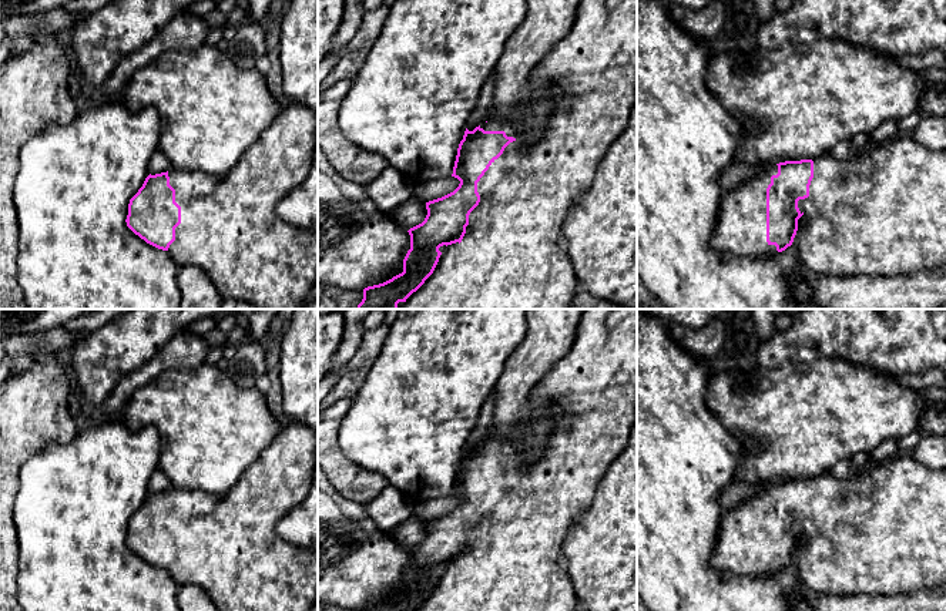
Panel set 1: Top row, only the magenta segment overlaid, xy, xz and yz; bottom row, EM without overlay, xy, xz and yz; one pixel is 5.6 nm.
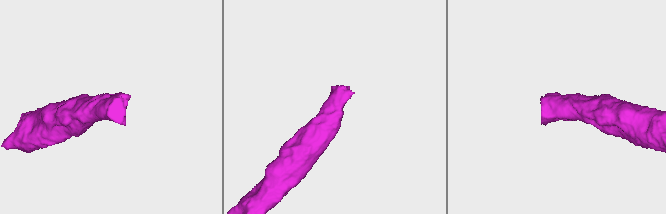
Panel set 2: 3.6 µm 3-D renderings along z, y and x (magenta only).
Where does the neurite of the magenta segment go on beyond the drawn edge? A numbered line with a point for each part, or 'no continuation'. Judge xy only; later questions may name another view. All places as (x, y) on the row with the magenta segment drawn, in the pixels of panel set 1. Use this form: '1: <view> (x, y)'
1: xy (228, 227)

